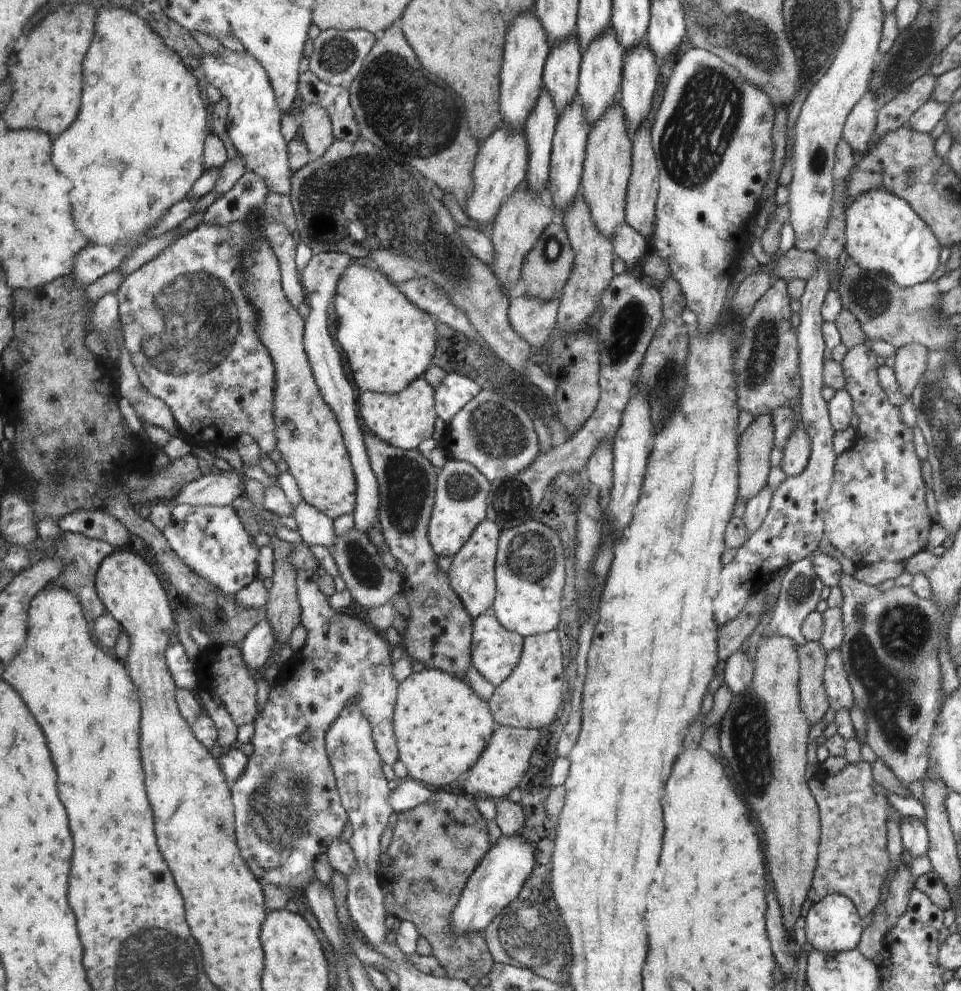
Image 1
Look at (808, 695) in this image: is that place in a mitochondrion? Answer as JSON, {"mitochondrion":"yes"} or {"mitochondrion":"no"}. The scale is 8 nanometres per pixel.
{"mitochondrion":"no"}

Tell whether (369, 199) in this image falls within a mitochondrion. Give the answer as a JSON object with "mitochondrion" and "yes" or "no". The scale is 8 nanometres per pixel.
{"mitochondrion":"yes"}

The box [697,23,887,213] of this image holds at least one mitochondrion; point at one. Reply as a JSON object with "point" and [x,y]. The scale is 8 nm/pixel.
{"point":[817,158]}

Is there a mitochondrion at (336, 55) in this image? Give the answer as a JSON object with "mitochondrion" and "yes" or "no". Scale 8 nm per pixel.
{"mitochondrion":"yes"}

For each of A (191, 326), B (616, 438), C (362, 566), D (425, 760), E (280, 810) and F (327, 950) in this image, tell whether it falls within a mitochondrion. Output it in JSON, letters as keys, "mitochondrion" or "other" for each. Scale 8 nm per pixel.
{"A":"mitochondrion","B":"other","C":"mitochondrion","D":"other","E":"mitochondrion","F":"other"}

